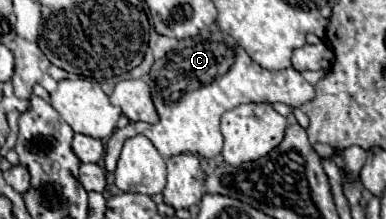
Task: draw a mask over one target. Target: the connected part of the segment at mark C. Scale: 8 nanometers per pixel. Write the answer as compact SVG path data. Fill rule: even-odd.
M221 30L181 40L179 46L173 52L169 52L165 60L157 60L153 64L149 76L151 98L159 112L159 122L139 122L115 130L111 142L107 142L107 150L103 156L105 172L115 170L123 142L135 136L137 132L147 136L161 156L191 152L203 158L213 158L223 148L223 136L219 134L219 118L223 112L247 102L283 102L295 108L315 98L315 86L309 84L295 68L261 68L249 58L249 54L237 44L237 40L233 40L229 34Z

